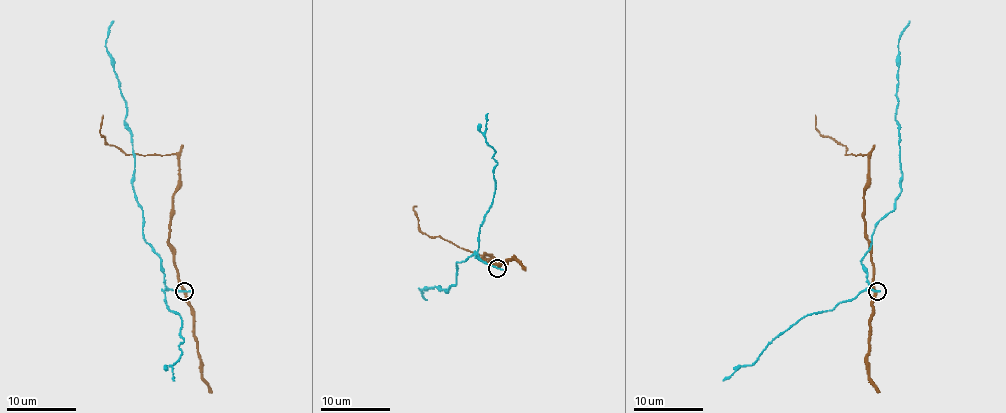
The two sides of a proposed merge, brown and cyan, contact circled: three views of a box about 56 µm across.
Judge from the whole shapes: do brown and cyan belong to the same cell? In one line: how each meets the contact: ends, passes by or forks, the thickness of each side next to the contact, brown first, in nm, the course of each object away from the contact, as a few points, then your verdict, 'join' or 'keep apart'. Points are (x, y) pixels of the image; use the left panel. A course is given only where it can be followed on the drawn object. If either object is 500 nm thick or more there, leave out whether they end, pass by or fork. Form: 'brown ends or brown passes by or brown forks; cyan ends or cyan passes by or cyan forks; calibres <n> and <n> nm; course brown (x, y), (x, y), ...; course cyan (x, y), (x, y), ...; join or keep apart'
brown passes by; cyan ends; calibres 320 and 240 nm; course brown (184, 291), (174, 261), (174, 247), (169, 242), (179, 158), (127, 155), (109, 146), (100, 134), (102, 114); course cyan (184, 291), (165, 284), (160, 258), (144, 238), (132, 132), (106, 46), (113, 20); keep apart

